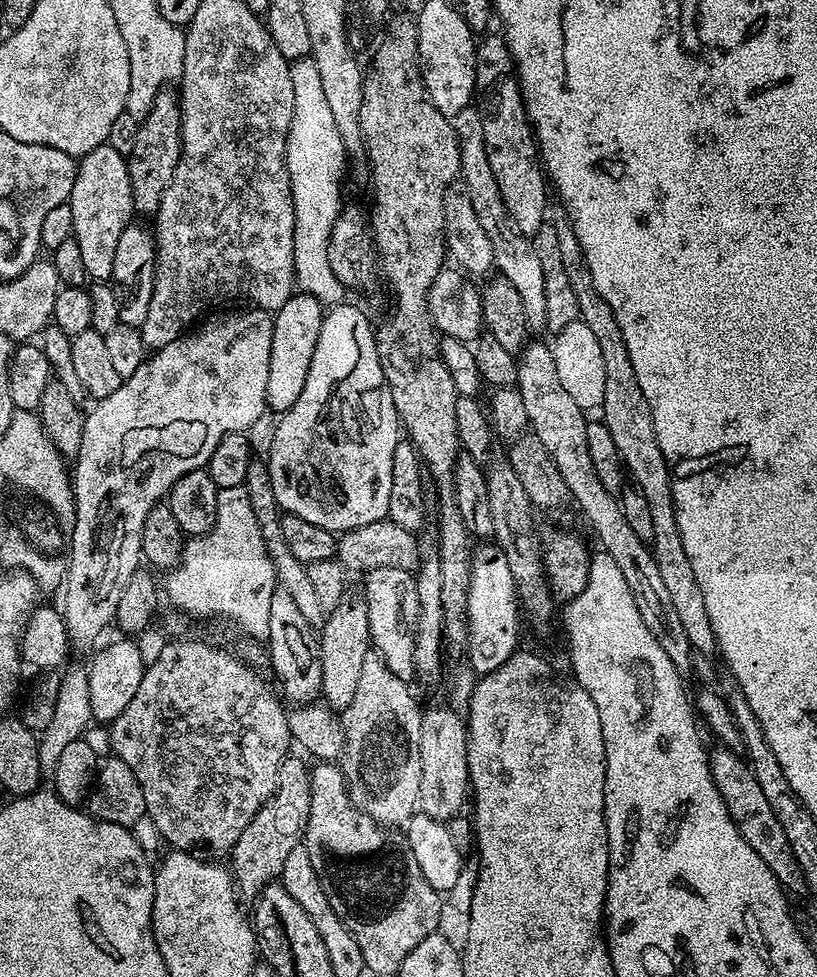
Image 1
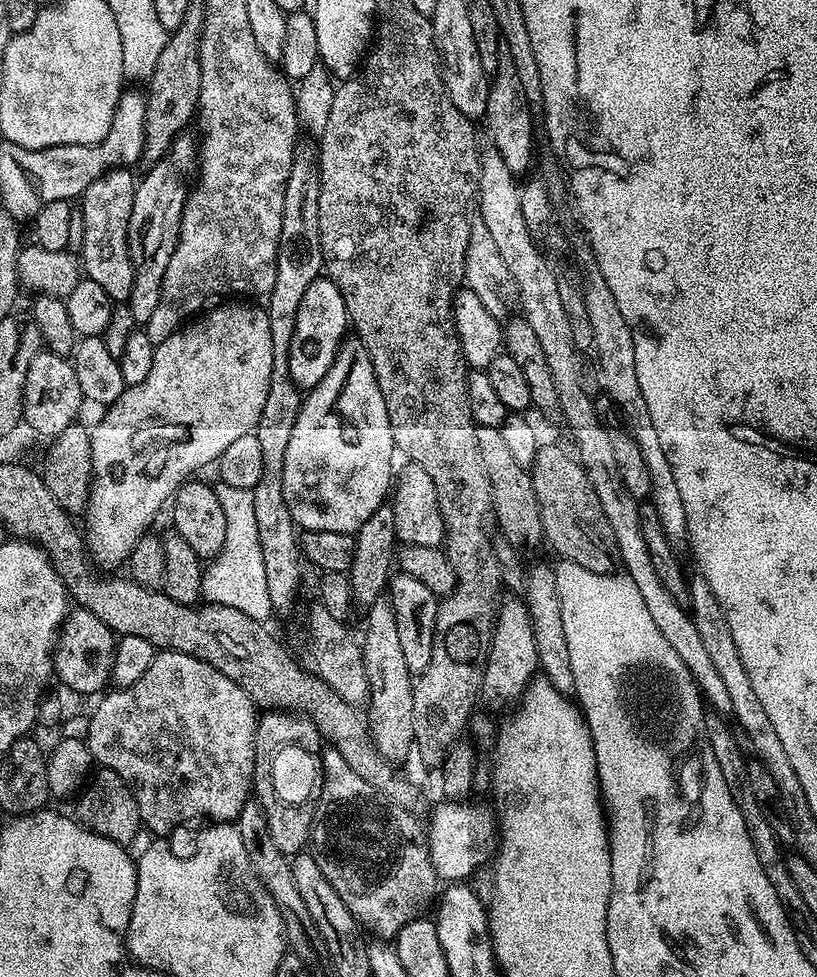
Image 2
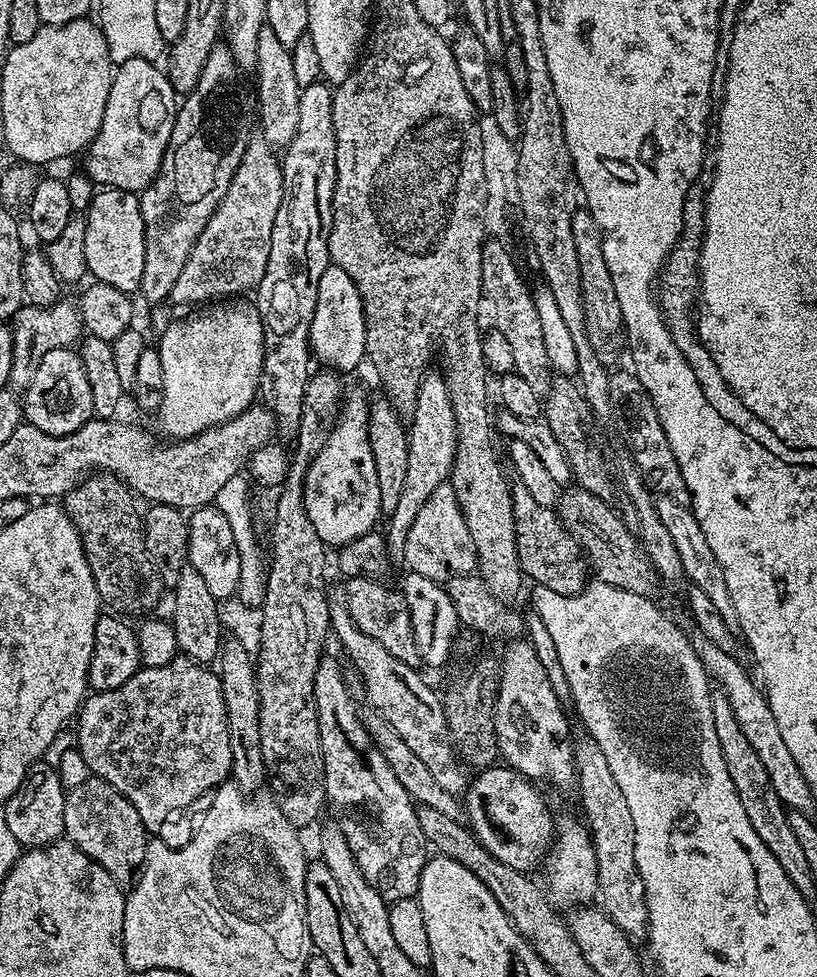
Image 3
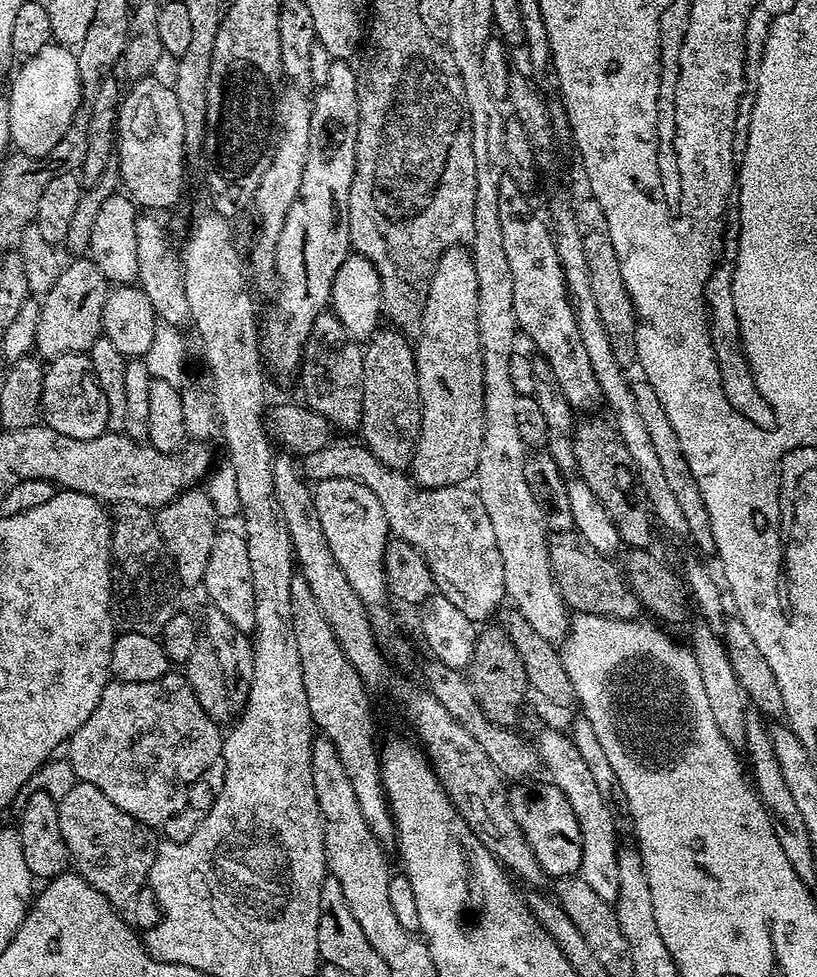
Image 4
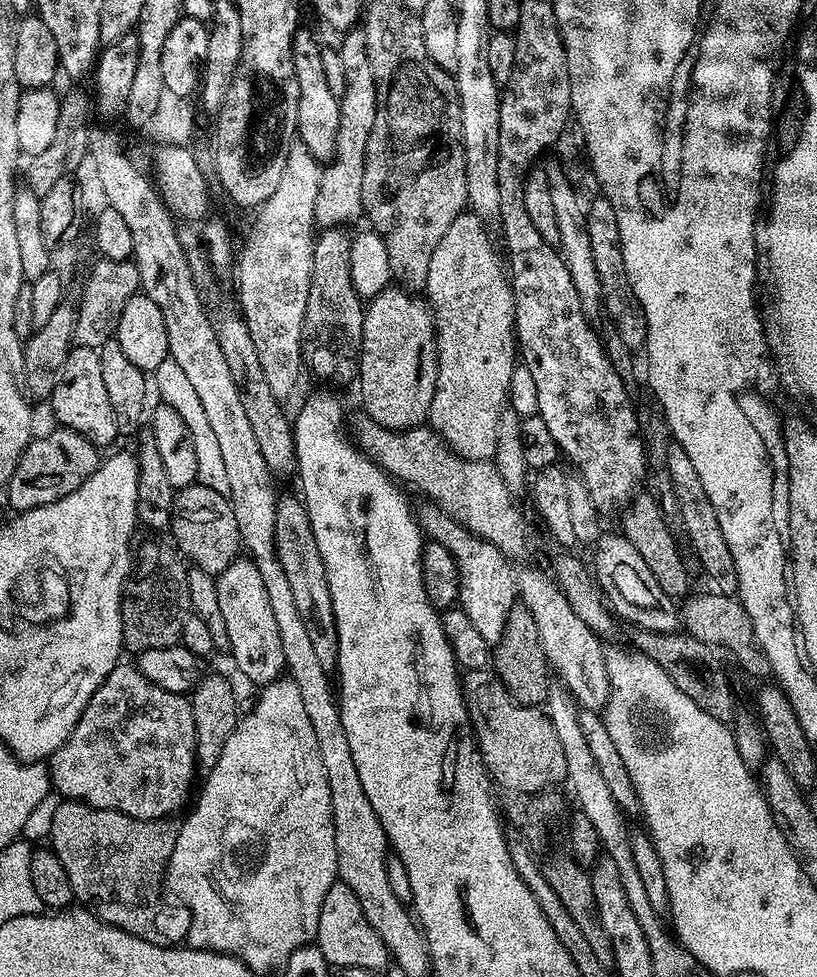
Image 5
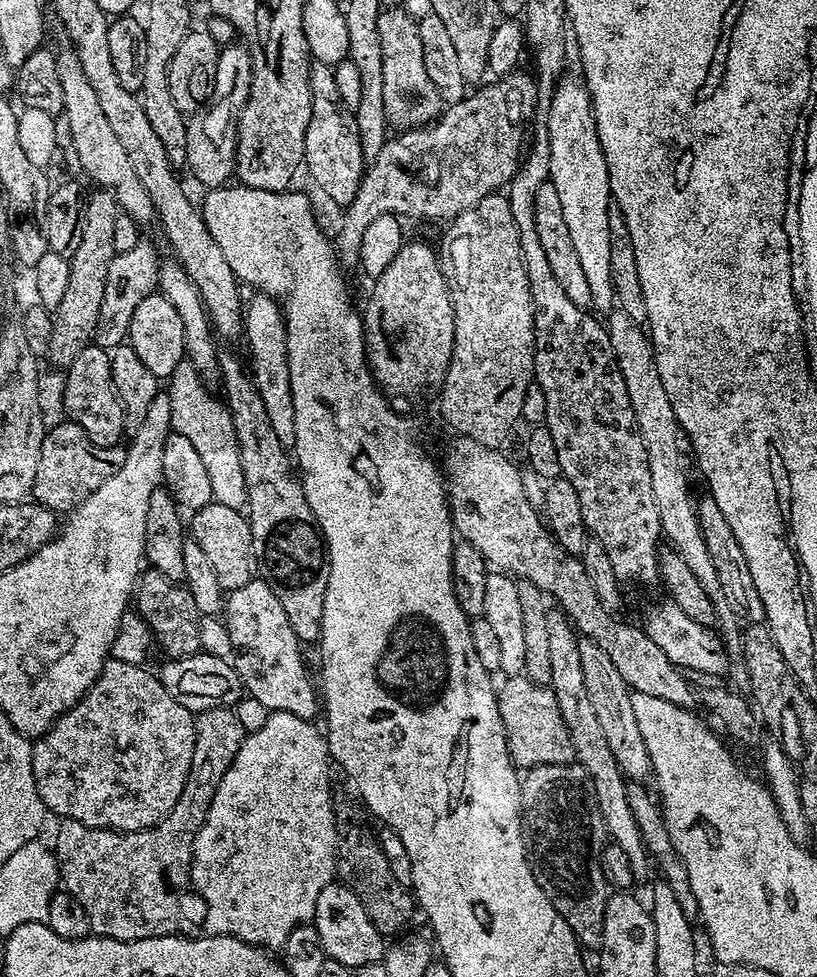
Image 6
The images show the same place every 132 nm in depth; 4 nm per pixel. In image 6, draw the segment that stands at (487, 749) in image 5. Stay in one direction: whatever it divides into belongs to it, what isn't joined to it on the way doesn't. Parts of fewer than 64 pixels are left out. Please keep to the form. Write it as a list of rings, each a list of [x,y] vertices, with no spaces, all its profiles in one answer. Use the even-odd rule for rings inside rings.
[[[504,676],[494,684],[498,714],[506,734],[506,746],[517,769],[527,770],[547,764],[571,764],[576,759],[574,742],[570,742],[570,730],[558,710],[551,687],[535,684],[527,676]]]

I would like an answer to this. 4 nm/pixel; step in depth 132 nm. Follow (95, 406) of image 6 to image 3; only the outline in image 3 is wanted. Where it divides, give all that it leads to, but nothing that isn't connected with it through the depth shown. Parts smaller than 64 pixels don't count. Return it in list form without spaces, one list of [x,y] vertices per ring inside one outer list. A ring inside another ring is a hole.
[[[55,348],[42,354],[42,362],[38,362],[38,370],[34,370],[34,378],[28,388],[22,392],[22,416],[38,430],[55,436],[65,436],[81,428],[86,421],[93,419],[94,397],[90,394],[90,381],[86,378],[86,370],[82,366],[79,355],[72,348]]]

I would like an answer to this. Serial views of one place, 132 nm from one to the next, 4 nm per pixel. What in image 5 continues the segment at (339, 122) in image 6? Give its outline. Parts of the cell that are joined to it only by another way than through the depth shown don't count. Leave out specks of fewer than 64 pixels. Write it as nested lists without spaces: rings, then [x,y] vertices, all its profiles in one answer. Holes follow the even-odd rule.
[[[297,27],[294,34],[294,78],[298,78],[298,118],[296,119],[296,135],[299,143],[310,150],[310,154],[319,162],[331,161],[336,153],[338,138],[338,122],[340,121],[340,97],[335,96],[326,83],[323,47],[316,41],[311,30]]]

